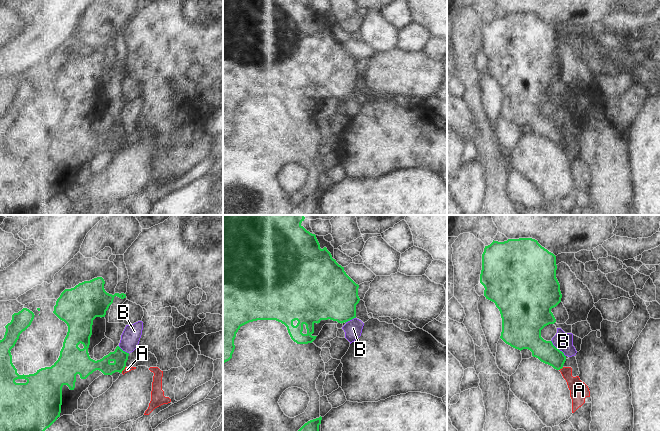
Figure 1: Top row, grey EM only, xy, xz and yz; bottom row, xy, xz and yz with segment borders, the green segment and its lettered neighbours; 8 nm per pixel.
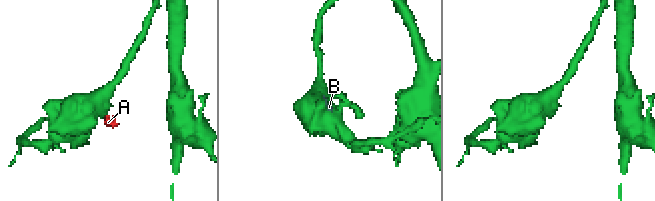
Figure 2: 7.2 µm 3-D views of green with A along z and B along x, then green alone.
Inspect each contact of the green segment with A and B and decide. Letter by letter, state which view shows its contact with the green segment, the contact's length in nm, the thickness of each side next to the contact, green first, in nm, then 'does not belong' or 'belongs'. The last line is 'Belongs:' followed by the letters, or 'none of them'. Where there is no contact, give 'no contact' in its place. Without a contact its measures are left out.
A: meets green in yz; contact 50 nm long; 170 nm thick on the green side, 150 nm on the other; does not belong
B: meets green in yz; contact 180 nm long; 190 nm thick on the green side, 150 nm on the other; does not belong
Belongs: none of them

